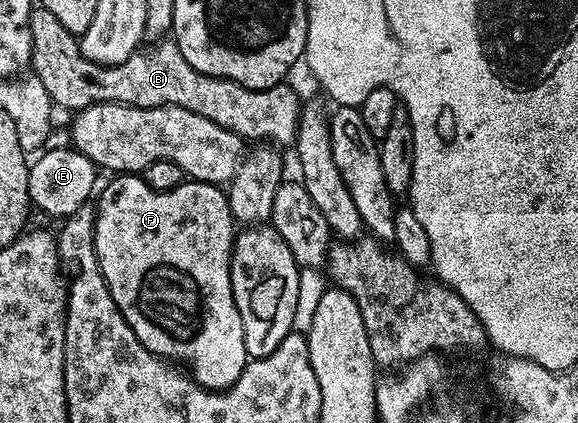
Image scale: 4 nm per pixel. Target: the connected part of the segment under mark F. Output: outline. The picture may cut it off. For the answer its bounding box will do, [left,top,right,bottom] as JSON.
[94,173,250,389]

